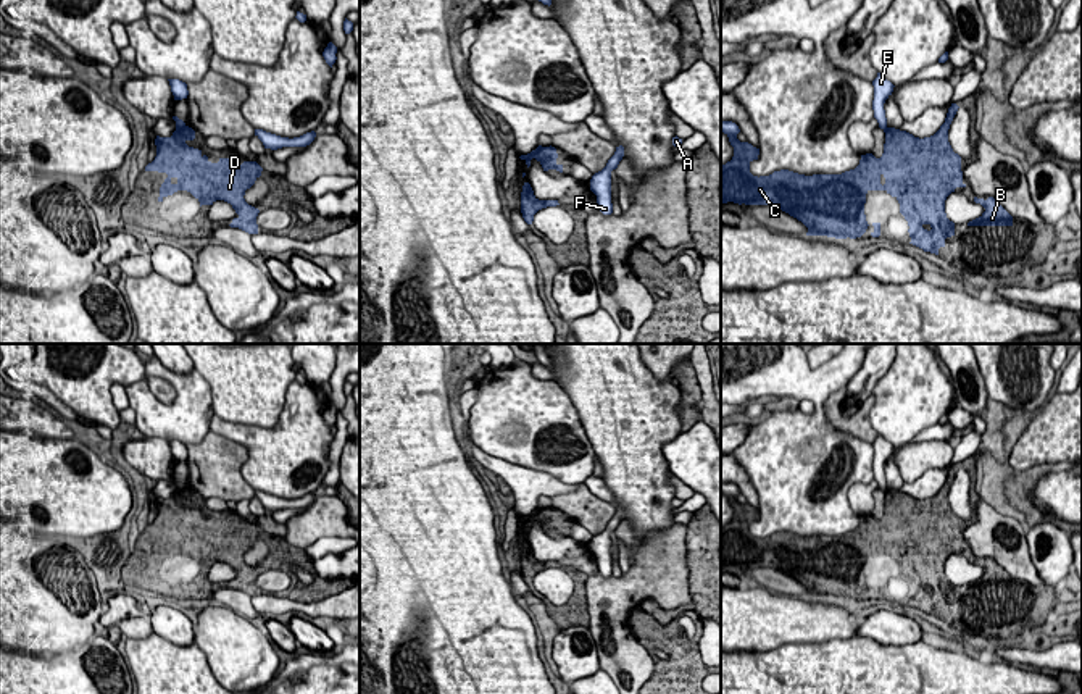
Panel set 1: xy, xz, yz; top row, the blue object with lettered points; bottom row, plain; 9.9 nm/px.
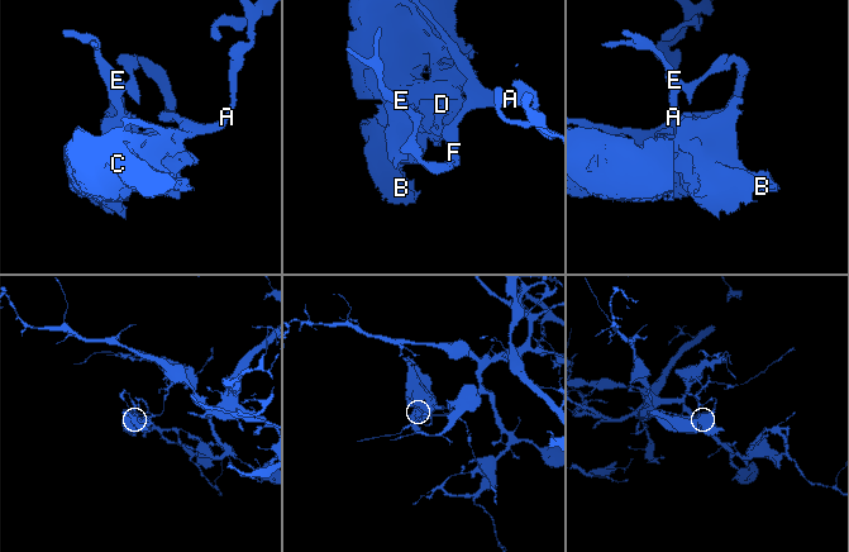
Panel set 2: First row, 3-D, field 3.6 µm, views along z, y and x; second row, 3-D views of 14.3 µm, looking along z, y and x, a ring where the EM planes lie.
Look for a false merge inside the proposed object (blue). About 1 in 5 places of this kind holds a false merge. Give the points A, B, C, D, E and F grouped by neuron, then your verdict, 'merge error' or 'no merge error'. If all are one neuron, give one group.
A E F / B C D; merge error

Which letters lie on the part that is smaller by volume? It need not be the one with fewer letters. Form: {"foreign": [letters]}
{"foreign": ["B", "C", "D"]}

